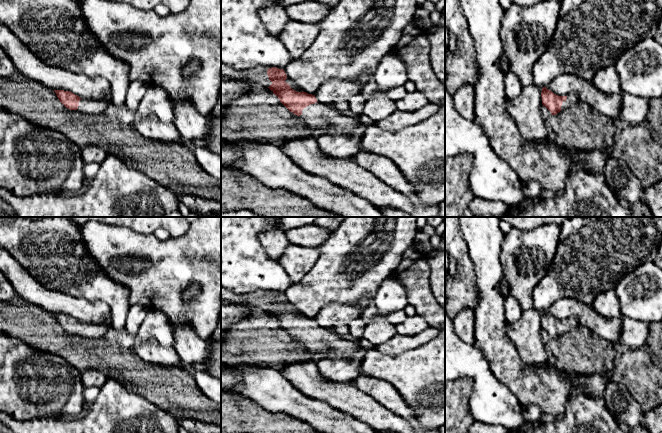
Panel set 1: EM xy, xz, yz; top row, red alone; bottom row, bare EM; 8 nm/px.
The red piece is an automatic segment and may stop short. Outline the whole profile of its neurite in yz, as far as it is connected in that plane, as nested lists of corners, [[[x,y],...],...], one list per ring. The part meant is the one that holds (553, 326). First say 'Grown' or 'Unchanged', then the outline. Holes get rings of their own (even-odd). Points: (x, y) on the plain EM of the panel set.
Grown. [[[546,311],[542,312],[541,316],[542,328],[545,330],[552,339],[556,339],[564,334],[567,330],[576,327],[579,323],[575,318],[568,320],[558,320]]]

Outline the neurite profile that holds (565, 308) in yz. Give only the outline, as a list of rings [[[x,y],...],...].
[[[567,297],[556,300],[546,312],[558,320],[575,318],[580,325],[599,337],[612,344],[618,342],[622,324],[621,317],[604,318],[594,310],[592,305]]]

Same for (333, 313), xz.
[[[367,297],[361,298],[355,304],[330,303],[316,315],[317,327],[335,332],[336,323],[347,324],[353,319],[360,318],[367,303]]]

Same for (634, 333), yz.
[[[622,316],[621,319],[621,331],[617,343],[629,349],[641,349],[646,344],[649,324],[626,316]]]

